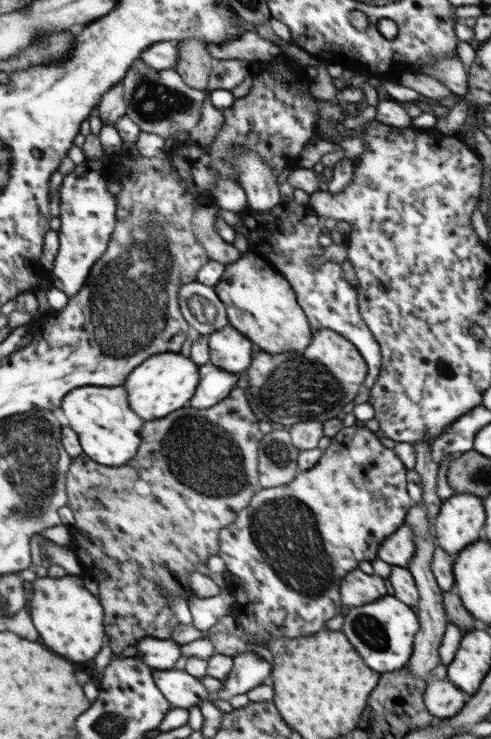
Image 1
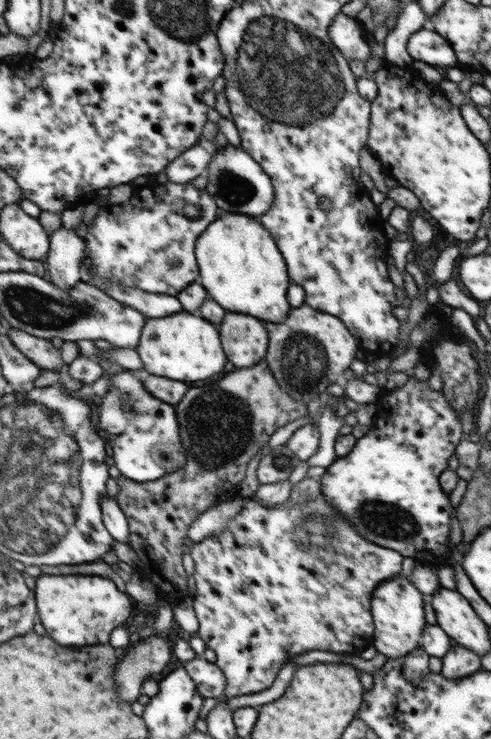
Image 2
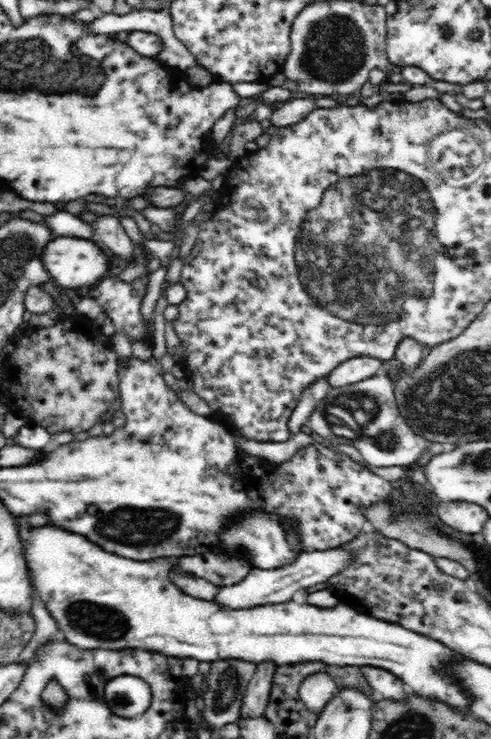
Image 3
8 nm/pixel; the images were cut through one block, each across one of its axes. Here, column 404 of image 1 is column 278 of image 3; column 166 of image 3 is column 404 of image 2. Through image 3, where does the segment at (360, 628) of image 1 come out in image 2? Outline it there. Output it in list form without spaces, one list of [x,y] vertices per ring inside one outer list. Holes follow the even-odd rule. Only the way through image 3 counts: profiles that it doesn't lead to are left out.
[[[403,557],[402,573],[398,577],[382,582],[372,595],[371,614],[375,626],[373,646],[387,658],[400,658],[419,648],[424,627],[428,624],[424,619],[426,596],[408,581],[408,576],[414,571],[416,564],[418,563],[415,559]]]

